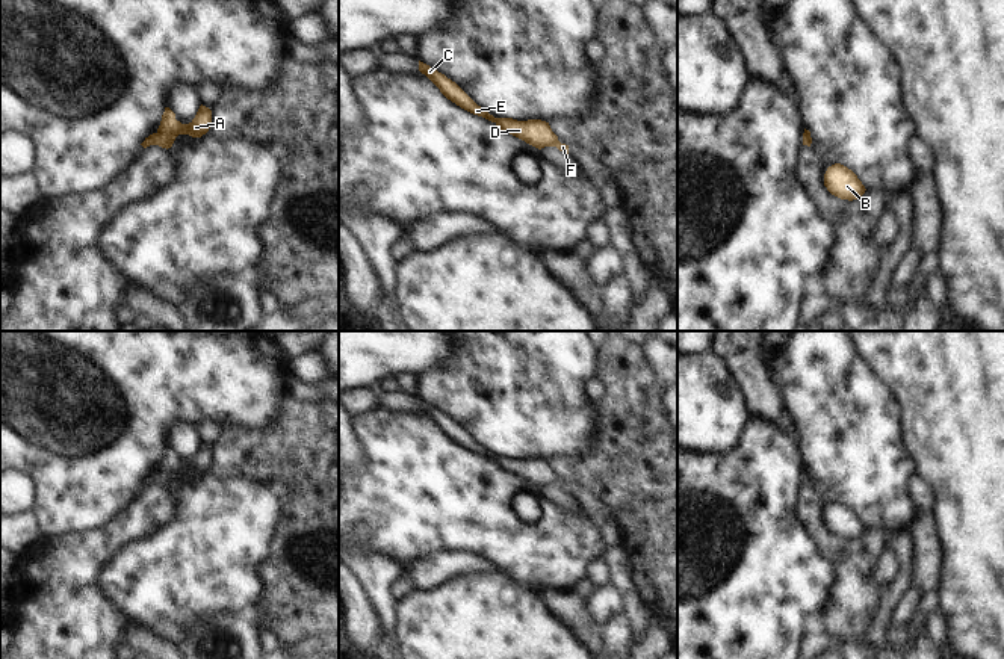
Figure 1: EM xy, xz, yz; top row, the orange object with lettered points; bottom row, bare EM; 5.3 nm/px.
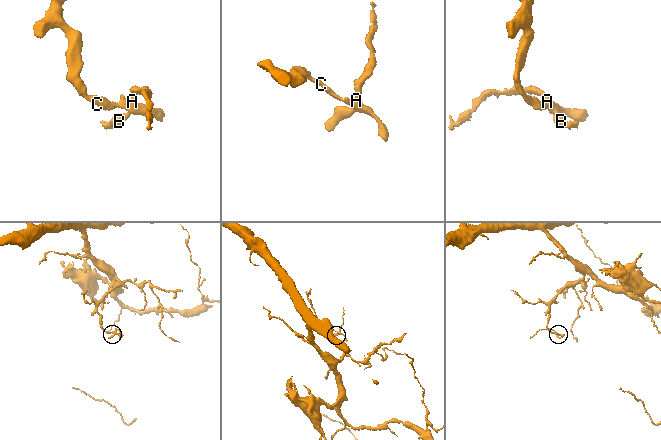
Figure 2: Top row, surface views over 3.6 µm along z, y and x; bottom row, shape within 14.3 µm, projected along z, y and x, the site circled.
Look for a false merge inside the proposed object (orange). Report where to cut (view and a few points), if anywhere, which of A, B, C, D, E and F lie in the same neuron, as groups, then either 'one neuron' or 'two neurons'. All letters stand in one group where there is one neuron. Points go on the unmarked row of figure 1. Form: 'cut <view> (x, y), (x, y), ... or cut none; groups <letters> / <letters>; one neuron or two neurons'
cut none; groups A B C D E F; one neuron

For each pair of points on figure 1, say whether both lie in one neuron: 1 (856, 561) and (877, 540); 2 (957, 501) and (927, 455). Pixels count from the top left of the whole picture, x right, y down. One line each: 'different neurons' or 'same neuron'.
1: same neuron
2: same neuron

